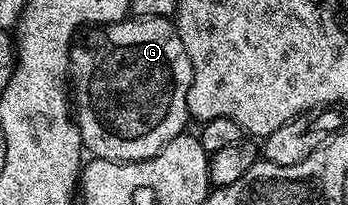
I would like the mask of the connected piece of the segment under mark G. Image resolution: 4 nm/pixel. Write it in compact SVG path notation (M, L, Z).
M150 16L144 18L126 18L120 20L118 24L107 24L90 32L93 33L86 38L85 44L81 44L81 42L74 43L73 47L69 50L69 63L73 75L71 80L71 100L75 105L75 119L84 151L90 157L99 160L128 162L151 158L159 150L163 150L163 146L167 146L167 142L171 142L176 136L182 135L186 131L185 123L190 123L191 120L189 107L187 106L187 94L193 81L191 58L187 58L187 50L179 38L174 21L163 16L159 18L151 18Z

